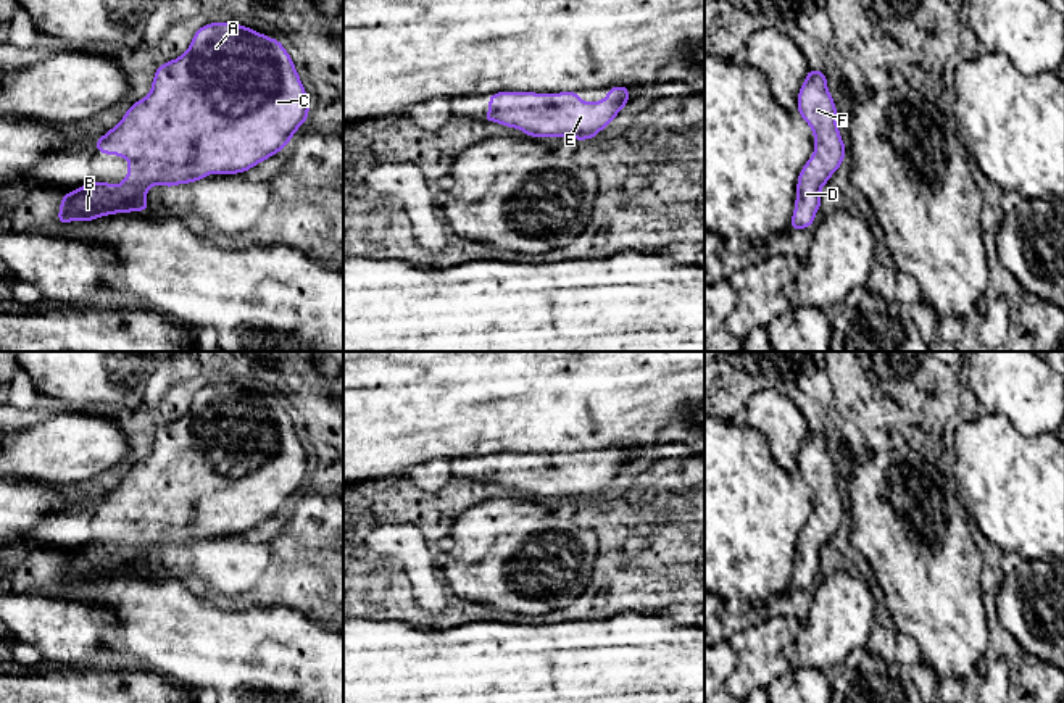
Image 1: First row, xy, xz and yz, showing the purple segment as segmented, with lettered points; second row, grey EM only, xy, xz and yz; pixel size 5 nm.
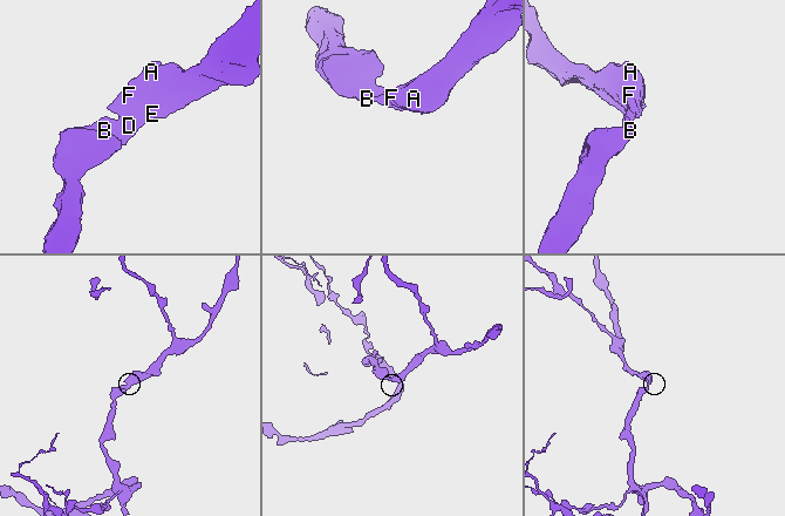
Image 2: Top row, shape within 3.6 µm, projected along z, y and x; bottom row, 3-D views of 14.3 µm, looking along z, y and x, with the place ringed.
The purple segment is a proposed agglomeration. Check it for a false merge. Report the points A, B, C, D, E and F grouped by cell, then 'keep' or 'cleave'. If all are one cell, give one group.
A B C D E F; keep

